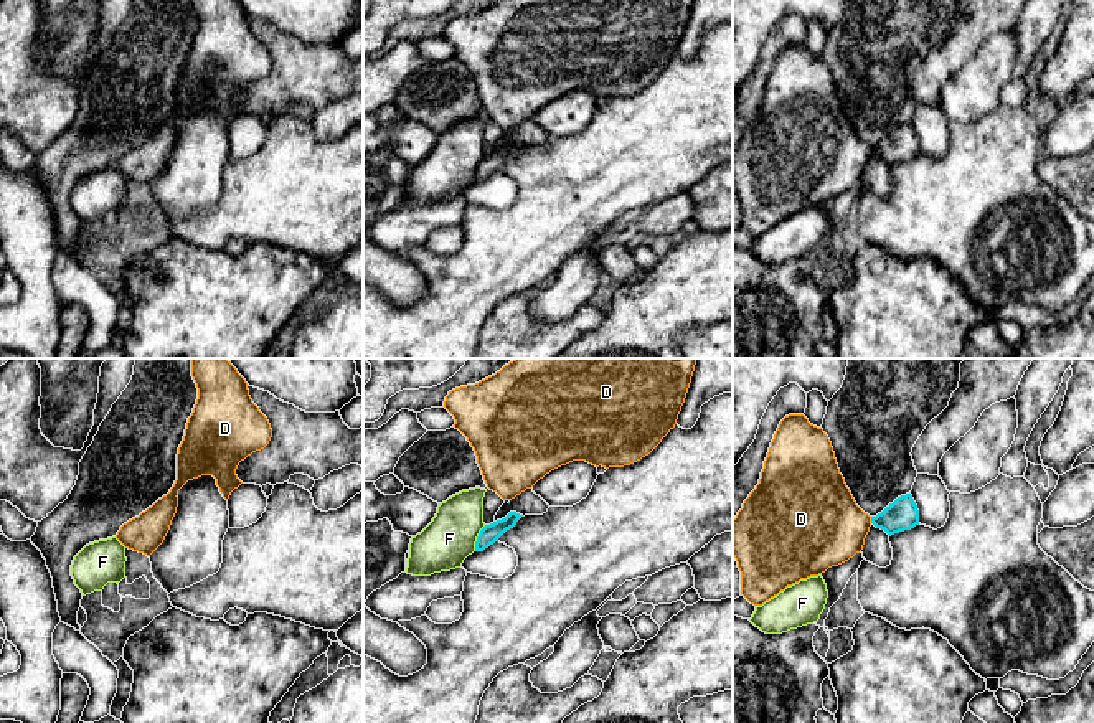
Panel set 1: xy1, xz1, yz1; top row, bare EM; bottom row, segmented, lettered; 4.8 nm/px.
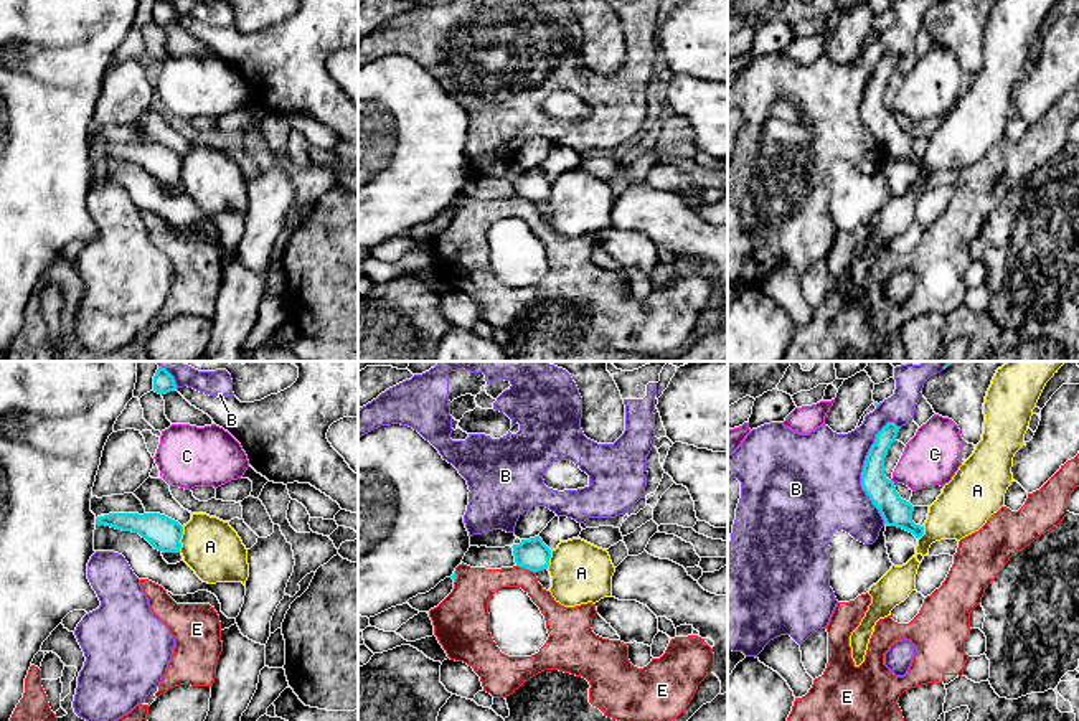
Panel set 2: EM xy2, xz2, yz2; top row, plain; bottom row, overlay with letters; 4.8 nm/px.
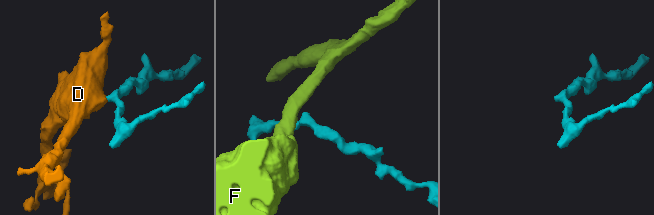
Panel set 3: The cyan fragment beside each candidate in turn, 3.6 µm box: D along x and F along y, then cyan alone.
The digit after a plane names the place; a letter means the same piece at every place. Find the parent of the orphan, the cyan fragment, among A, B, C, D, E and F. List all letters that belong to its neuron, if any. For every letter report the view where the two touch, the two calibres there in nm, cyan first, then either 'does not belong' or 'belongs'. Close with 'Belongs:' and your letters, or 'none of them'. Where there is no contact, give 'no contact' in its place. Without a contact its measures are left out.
A: contact in xy2; calibres 160 and 280 nm; does not belong
B: contact in yz2; calibres 140 and 460 nm; does not belong
C: no contact; does not belong
D: contact in yz1; calibres 150 and 400 nm; belongs
E: contact in xz2; calibres 160 and 170 nm; does not belong
F: contact in xz1; calibres 90 and 240 nm; does not belong
Belongs: D

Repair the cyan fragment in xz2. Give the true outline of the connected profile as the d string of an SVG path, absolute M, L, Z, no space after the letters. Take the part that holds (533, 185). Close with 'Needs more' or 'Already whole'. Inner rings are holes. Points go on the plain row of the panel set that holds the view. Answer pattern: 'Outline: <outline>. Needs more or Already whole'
Outline: M540 167L521 170L520 175L513 175L511 178L516 196L533 203L548 200L551 180L543 173Z. Already whole

